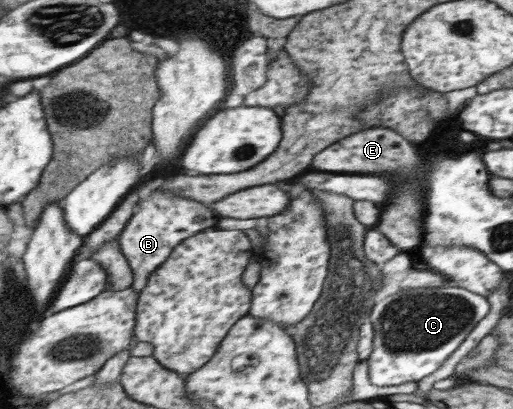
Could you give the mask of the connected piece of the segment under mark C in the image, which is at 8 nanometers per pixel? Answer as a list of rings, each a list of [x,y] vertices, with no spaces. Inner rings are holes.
[[[461,287],[397,290],[373,306],[368,316],[373,328],[373,345],[365,359],[367,379],[375,386],[397,386],[433,374],[490,310],[487,298]]]

